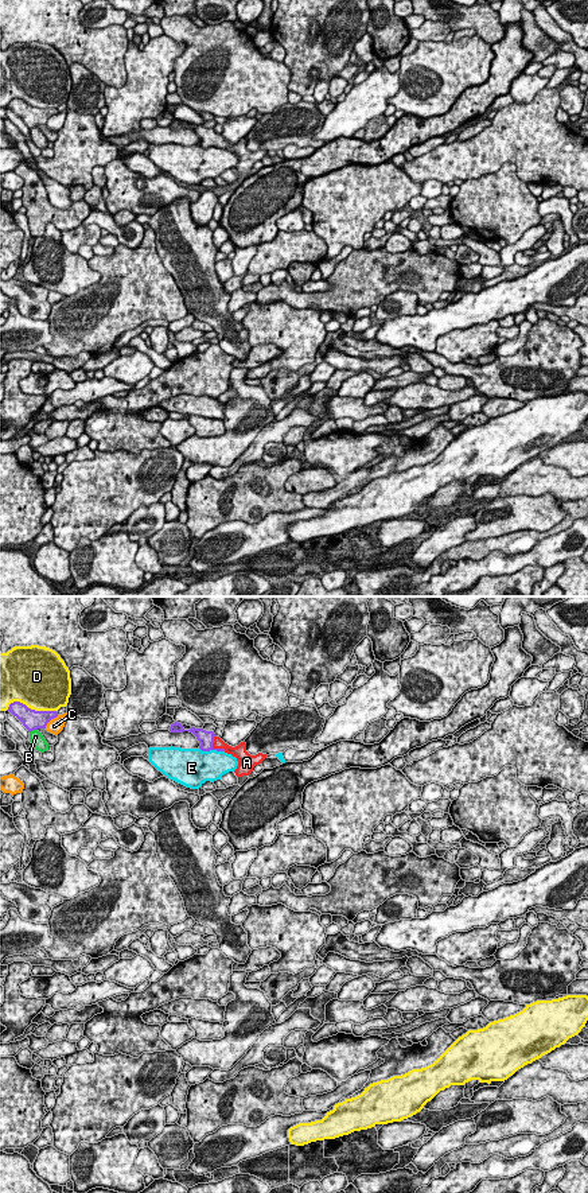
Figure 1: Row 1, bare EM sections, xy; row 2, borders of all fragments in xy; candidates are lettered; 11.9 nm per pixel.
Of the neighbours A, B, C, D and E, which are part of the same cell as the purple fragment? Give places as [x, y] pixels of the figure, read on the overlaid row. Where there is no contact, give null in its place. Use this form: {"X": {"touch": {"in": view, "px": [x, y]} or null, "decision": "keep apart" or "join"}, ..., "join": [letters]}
{"A": {"touch": {"in": "xy", "px": [214, 749]}, "decision": "join"}, "B": {"touch": {"in": "xy", "px": [32, 730]}, "decision": "keep apart"}, "C": {"touch": {"in": "xy", "px": [50, 719]}, "decision": "keep apart"}, "D": {"touch": {"in": "xy", "px": [30, 708]}, "decision": "keep apart"}, "E": {"touch": {"in": "xy", "px": [211, 749]}, "decision": "keep apart"}, "join": ["A"]}

